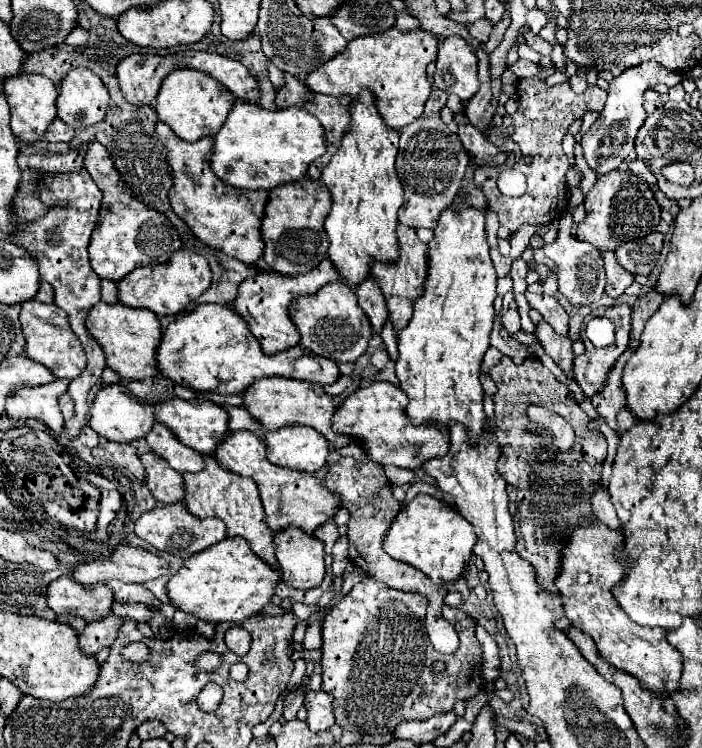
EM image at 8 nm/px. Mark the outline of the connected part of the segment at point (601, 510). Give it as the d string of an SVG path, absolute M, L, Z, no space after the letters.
M597 488L597 492L593 494L591 504L593 504L595 516L597 516L607 528L617 530L617 532L623 532L623 530L621 530L621 524L619 524L619 518L617 518L617 512L615 512L611 500L609 500L609 492L603 492L601 488Z

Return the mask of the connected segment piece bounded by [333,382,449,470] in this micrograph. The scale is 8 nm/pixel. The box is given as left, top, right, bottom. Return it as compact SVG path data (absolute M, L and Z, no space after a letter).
M373 382L367 388L353 392L335 412L333 430L339 434L357 436L369 460L377 464L395 464L401 468L419 468L423 462L445 456L449 452L449 428L437 424L415 426L405 414L407 394L391 382Z

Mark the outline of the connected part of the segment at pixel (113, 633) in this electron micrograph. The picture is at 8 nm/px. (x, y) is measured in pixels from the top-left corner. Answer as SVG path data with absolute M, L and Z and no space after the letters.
M109 614L103 620L87 624L85 630L79 634L81 650L85 654L97 654L103 646L111 646L119 634L119 624L123 624L123 618L115 614Z

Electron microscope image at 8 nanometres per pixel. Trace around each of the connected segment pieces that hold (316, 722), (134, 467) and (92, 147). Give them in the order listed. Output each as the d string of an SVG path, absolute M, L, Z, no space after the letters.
M323 690L309 692L305 696L305 708L307 708L307 726L311 728L311 732L329 730L335 724L331 694L327 694Z
M103 440L93 448L93 456L105 460L115 468L127 468L137 480L145 478L145 468L137 456L137 448L133 444L115 444L113 440Z
M97 140L89 142L89 146L87 146L85 168L91 174L93 182L105 192L107 178L111 176L111 170L113 170L113 160L111 160L111 154L107 152L107 148L103 144L99 144Z

